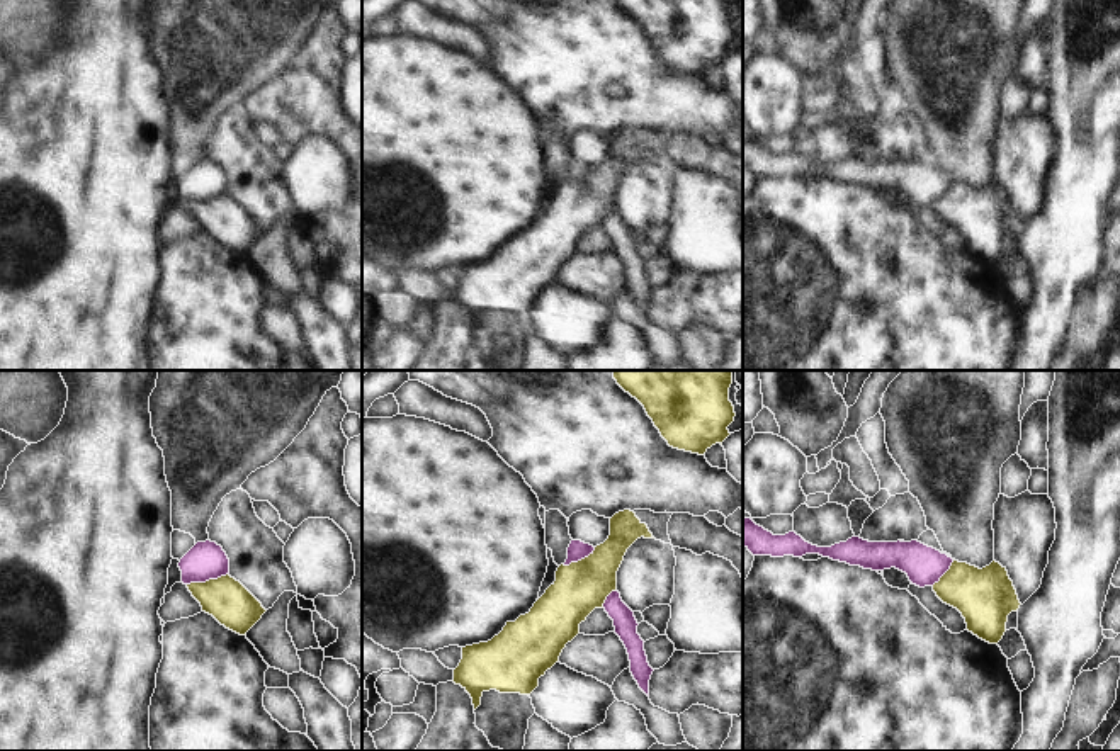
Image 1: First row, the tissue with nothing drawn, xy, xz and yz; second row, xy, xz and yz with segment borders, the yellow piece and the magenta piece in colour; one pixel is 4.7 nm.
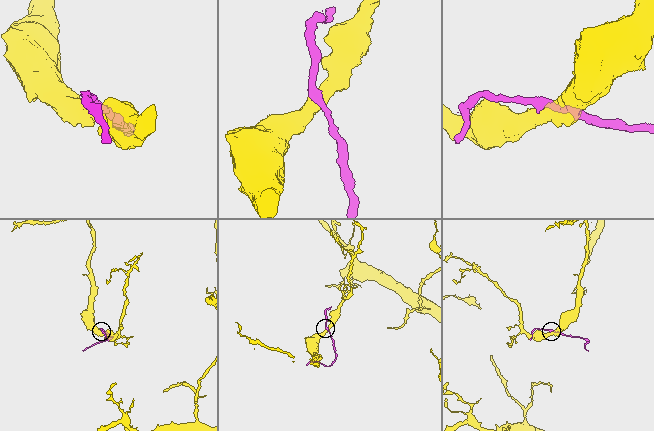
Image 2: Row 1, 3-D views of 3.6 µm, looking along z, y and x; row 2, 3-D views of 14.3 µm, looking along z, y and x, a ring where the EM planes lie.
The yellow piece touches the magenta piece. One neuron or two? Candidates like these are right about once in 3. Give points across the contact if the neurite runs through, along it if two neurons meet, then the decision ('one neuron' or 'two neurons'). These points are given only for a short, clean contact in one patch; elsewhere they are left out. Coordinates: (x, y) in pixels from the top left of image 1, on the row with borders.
along xy (228, 573), (187, 585) | two neurons

